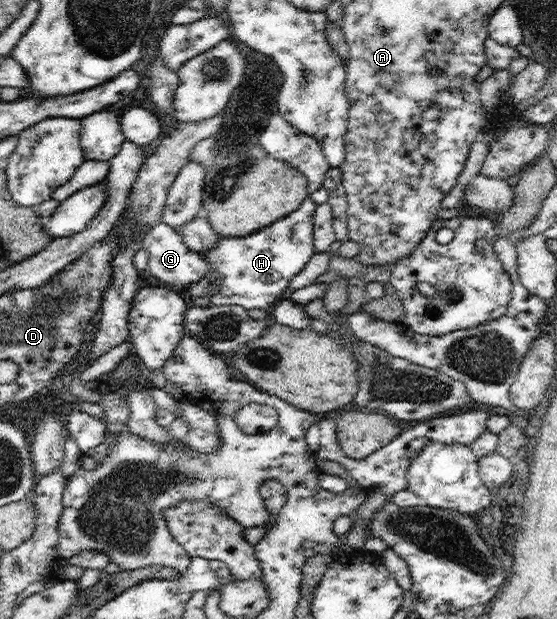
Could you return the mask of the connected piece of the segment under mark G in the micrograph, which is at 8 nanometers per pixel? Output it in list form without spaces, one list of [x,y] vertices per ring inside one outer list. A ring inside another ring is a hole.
[[[160,222],[148,230],[142,240],[142,248],[150,254],[147,269],[152,276],[176,289],[192,285],[212,271],[212,266],[206,263],[204,255],[191,250],[184,243],[181,233],[167,223]]]

